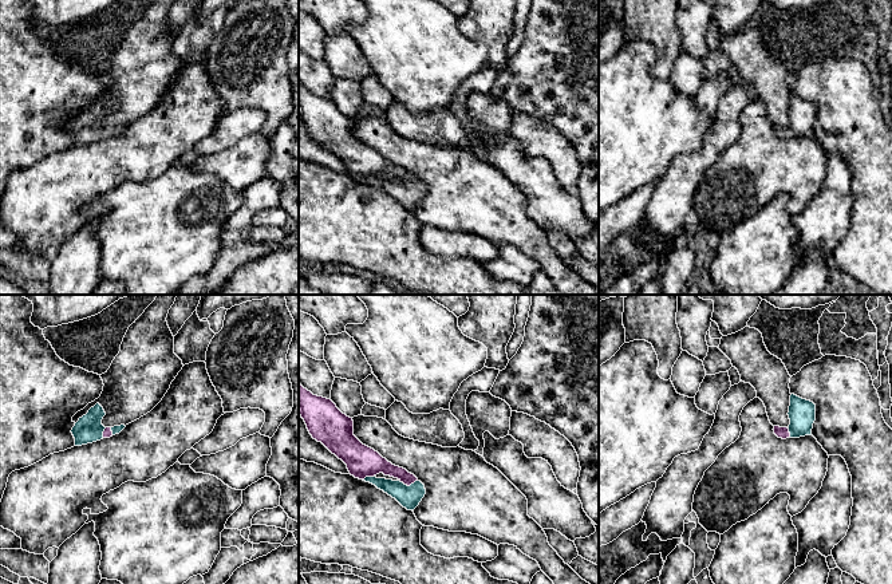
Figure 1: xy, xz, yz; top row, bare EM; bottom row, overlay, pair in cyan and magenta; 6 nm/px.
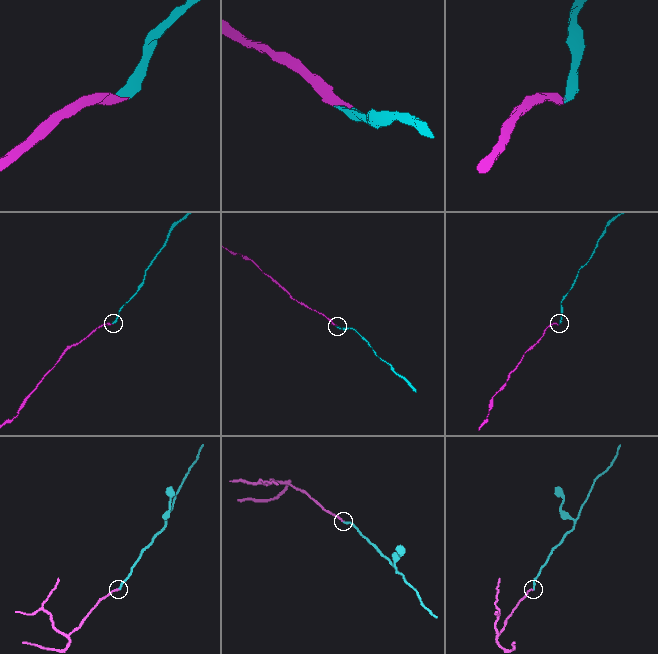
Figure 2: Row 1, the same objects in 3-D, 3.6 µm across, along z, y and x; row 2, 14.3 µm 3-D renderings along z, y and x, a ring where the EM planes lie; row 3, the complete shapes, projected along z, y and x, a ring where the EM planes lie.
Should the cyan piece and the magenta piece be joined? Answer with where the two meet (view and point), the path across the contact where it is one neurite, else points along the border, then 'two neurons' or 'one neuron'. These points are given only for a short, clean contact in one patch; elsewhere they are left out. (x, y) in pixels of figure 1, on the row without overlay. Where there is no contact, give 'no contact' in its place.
meets cyan in xz at (406, 185); runs through xz (409, 197), (406, 185), (397, 172), (371, 162); one neuron

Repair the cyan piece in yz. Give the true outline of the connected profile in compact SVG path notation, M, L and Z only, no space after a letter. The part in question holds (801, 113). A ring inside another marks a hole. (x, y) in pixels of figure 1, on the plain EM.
M792 94L788 115L790 119L788 127L774 126L773 129L778 138L786 139L812 135L813 123L816 121L816 104L813 102Z

